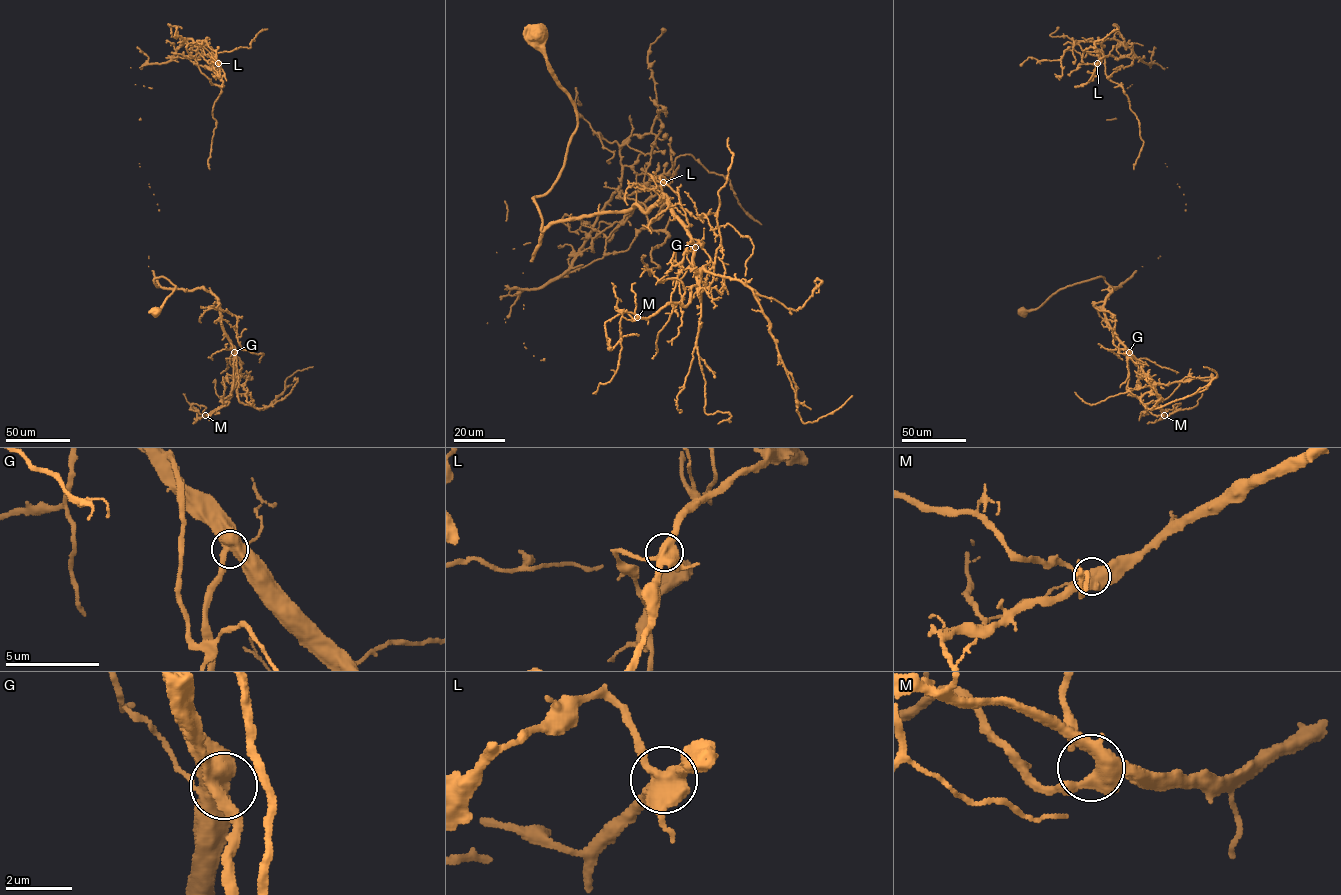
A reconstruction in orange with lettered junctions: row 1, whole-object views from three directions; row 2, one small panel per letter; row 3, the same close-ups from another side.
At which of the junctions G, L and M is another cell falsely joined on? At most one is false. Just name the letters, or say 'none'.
L

